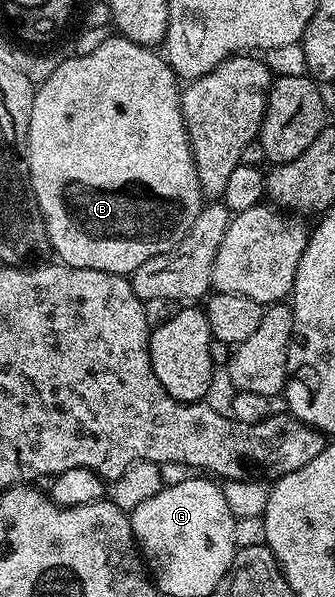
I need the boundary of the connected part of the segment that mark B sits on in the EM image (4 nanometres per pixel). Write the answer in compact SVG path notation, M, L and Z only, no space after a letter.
M111 35L107 39L103 39L103 43L99 43L99 47L95 47L95 51L90 53L77 53L76 56L69 57L67 60L60 62L55 71L47 77L45 81L36 86L33 95L33 106L31 107L31 119L29 120L29 139L27 142L27 156L29 159L29 174L31 175L31 187L35 191L35 199L39 211L45 220L45 235L47 238L47 245L50 250L54 249L57 252L56 260L63 265L70 265L76 269L94 269L95 271L107 271L108 273L120 273L122 275L130 275L135 272L136 268L141 263L146 263L147 259L151 259L155 255L163 255L164 252L171 251L179 244L180 240L187 235L191 229L192 224L196 221L196 216L199 215L203 206L203 194L201 191L201 184L199 183L199 175L195 167L195 159L193 158L193 148L189 142L189 136L185 130L185 120L181 114L181 89L179 88L179 78L173 72L168 61L156 48L140 45L131 39L122 37L120 35Z

